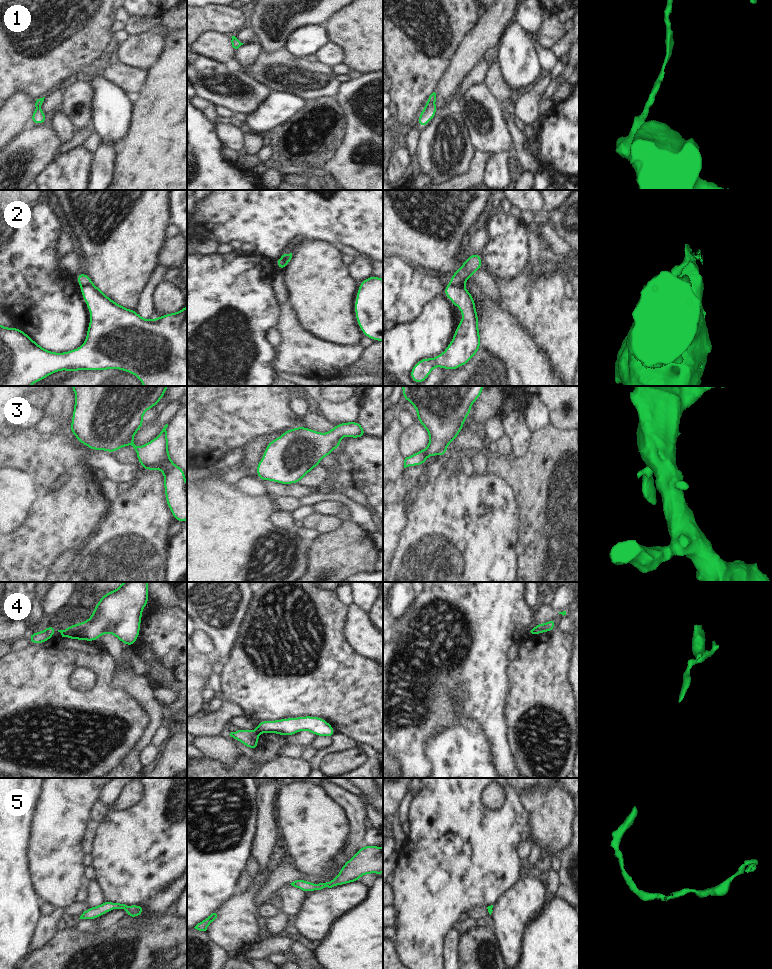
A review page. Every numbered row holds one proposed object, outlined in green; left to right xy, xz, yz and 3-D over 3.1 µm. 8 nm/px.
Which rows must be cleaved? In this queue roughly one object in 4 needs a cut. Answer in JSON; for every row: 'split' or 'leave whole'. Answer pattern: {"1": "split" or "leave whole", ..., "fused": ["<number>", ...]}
{"1": "leave whole", "2": "split", "3": "leave whole", "4": "split", "5": "leave whole", "fused": ["2", "4"]}

